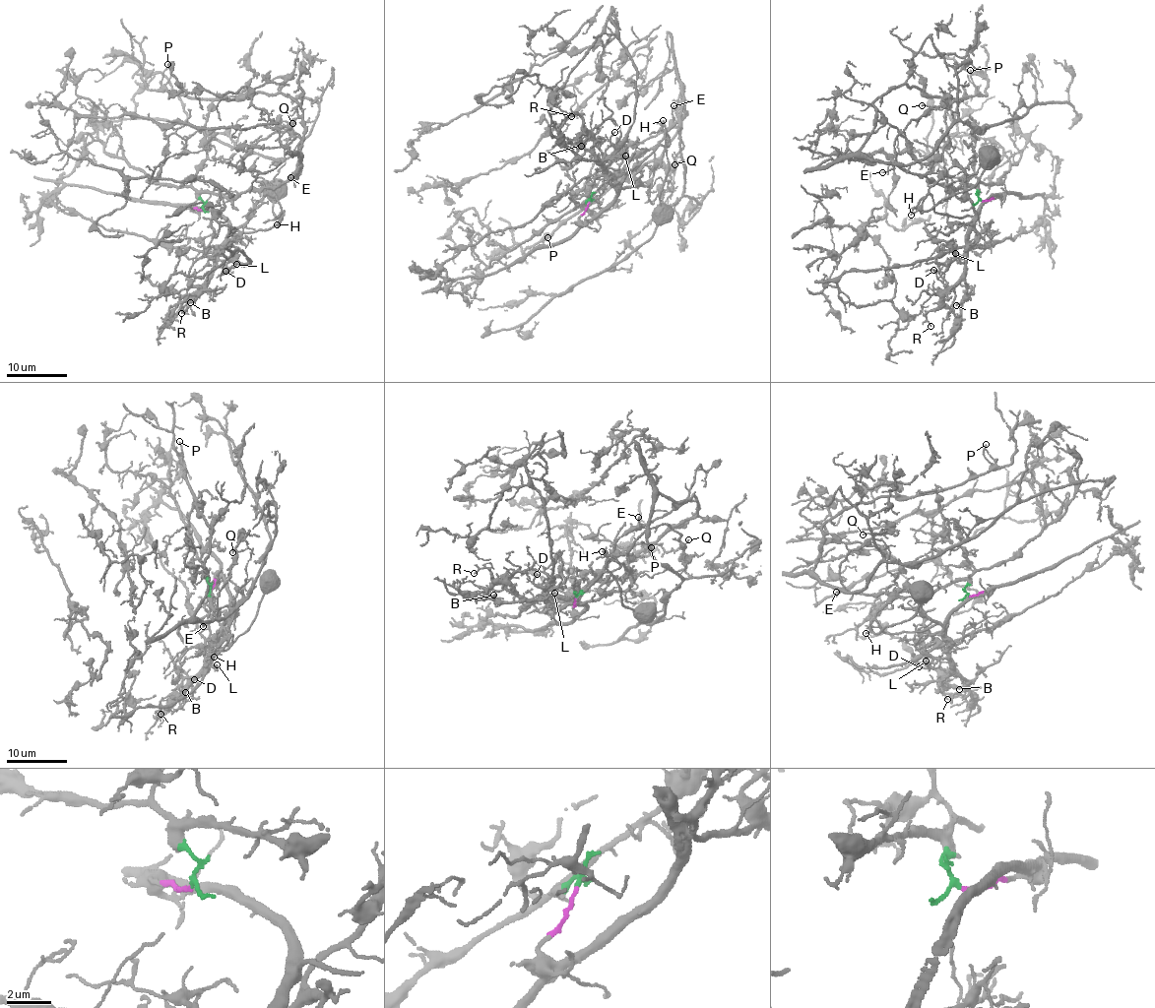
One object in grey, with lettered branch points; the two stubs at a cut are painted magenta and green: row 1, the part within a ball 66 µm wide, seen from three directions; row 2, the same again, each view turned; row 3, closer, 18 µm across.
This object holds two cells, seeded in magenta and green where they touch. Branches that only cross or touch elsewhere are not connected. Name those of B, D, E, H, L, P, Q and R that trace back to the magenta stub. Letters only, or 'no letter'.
B, D, H, L, R

